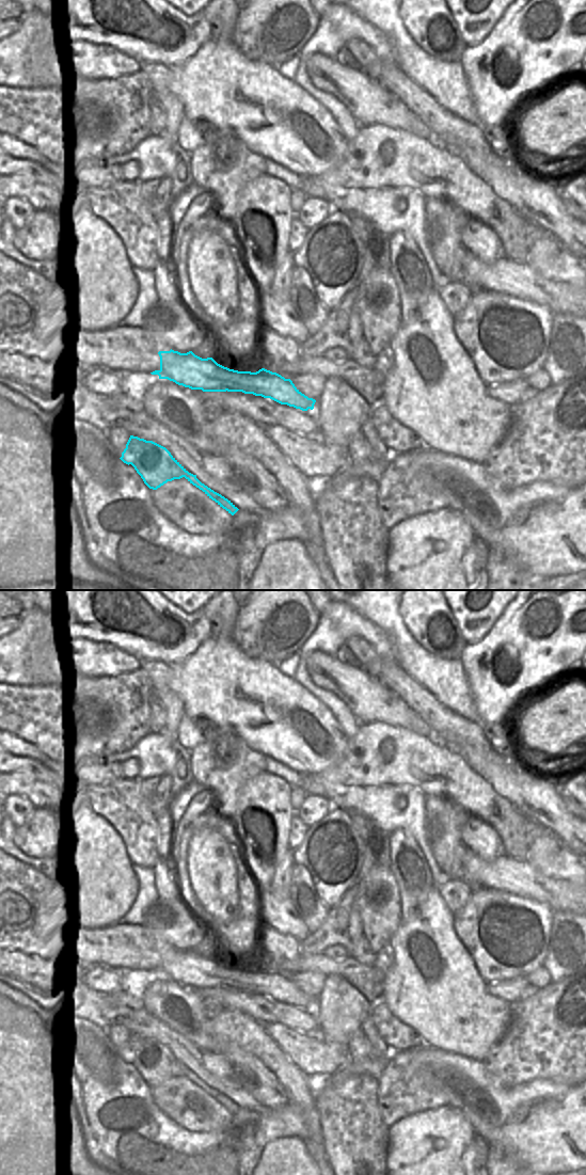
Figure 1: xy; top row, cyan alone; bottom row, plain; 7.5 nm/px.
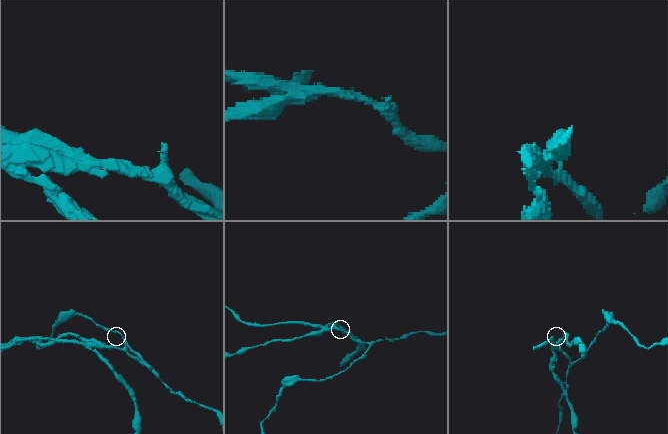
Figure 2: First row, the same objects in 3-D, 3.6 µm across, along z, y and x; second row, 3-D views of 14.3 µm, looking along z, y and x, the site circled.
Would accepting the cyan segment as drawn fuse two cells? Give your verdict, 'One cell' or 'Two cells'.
Two cells

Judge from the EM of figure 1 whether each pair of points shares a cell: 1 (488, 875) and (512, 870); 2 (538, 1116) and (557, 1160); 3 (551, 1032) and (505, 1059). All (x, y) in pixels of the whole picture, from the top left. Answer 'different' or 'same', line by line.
1: same
2: same
3: same

